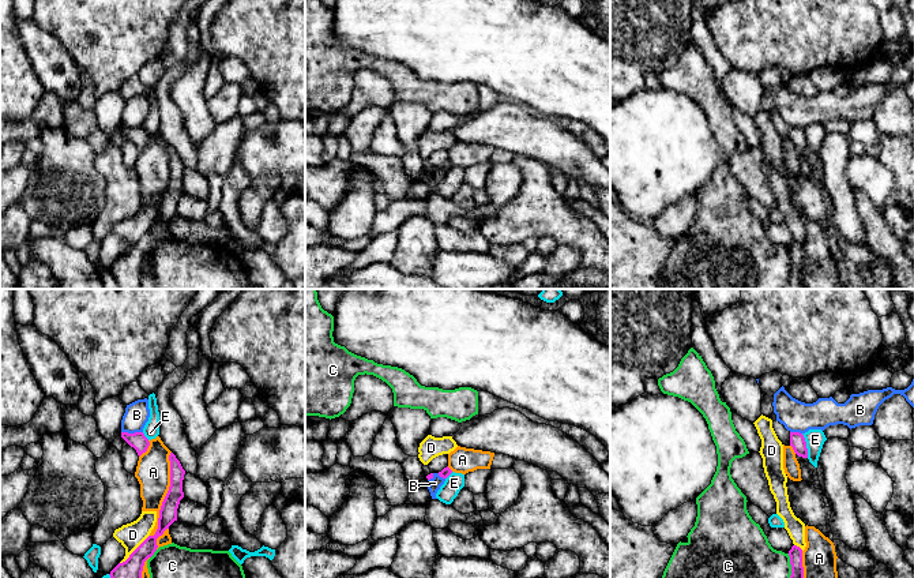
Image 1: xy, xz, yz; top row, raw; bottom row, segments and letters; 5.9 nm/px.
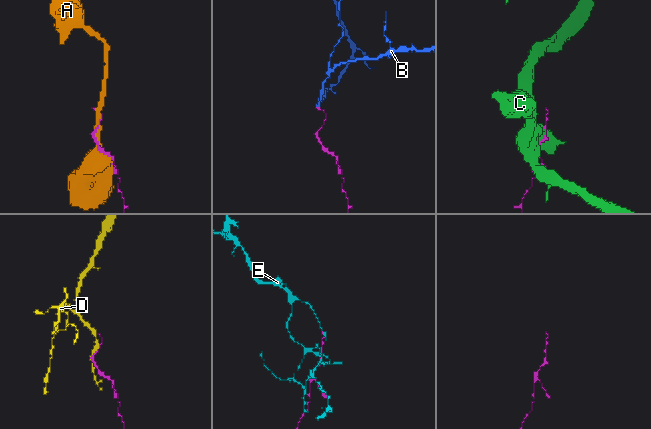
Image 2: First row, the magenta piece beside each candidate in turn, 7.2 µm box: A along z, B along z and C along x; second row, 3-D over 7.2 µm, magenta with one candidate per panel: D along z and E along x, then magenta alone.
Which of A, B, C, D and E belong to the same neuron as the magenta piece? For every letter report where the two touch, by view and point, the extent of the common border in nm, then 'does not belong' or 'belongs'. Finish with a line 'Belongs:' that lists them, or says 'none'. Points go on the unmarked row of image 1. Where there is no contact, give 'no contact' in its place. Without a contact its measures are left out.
A: contact xy (166, 190); length 500 nm; does not belong
B: contact xy (132, 128); length 130 nm; does not belong
C: contact yz (792, 269); length 240 nm; does not belong
D: contact xy (135, 244); length 240 nm; does not belong
E: contact yz (805, 141); length 150 nm; does not belong
Belongs: none

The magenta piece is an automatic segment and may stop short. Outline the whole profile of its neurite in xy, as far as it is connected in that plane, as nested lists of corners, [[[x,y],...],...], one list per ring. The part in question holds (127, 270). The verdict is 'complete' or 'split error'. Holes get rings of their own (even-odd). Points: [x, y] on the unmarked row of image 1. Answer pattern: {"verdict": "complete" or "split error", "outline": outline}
{"verdict": "complete", "outline": [[[170,147],[169,155],[170,181],[159,204],[158,224],[155,229],[148,230],[125,256],[119,258],[109,269],[121,289],[143,289],[142,266],[144,256],[157,245],[157,233],[177,215],[177,203],[180,195],[184,192],[183,174],[185,165],[173,147]]]}

